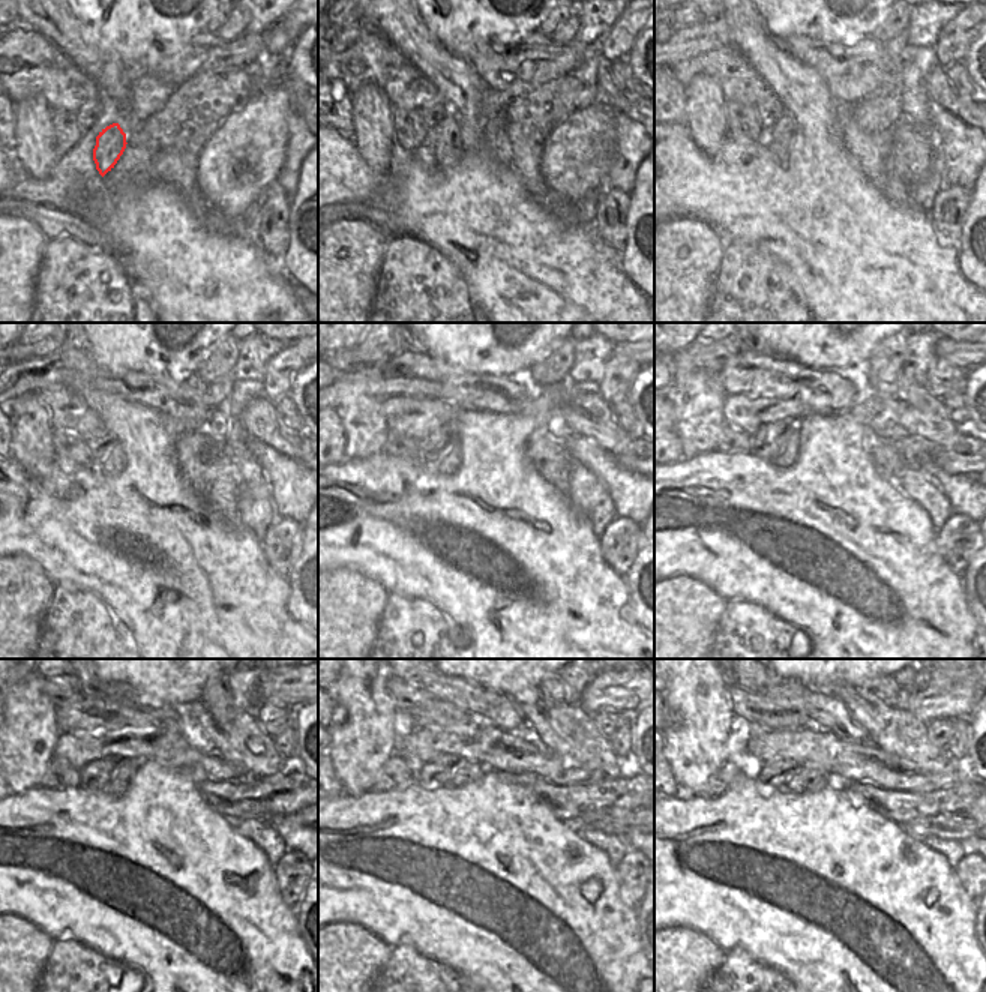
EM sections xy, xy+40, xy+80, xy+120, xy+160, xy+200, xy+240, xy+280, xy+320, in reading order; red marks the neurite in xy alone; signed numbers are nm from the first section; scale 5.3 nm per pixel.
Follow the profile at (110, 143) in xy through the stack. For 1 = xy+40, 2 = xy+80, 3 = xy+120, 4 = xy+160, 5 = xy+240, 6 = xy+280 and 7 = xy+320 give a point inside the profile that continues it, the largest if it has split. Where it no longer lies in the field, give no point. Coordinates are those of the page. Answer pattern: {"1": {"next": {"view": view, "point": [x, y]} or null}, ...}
{"1": {"next": {"view": "xy+40", "point": [447, 146]}}, "2": {"next": {"view": "xy+80", "point": [782, 134]}}, "3": {"next": {"view": "xy+120", "point": [113, 462]}}, "4": {"next": {"view": "xy+160", "point": [449, 459]}}, "5": {"next": {"view": "xy+240", "point": [126, 767]}}, "6": {"next": {"view": "xy+280", "point": [465, 772]}}, "7": {"next": {"view": "xy+320", "point": [806, 778]}}}

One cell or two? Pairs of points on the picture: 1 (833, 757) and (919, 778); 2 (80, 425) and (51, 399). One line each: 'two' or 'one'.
1: one
2: one

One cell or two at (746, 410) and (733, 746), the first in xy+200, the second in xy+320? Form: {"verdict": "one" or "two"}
{"verdict": "two"}

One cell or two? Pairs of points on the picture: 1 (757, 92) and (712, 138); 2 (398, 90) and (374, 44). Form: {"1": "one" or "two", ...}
{"1": "two", "2": "one"}

